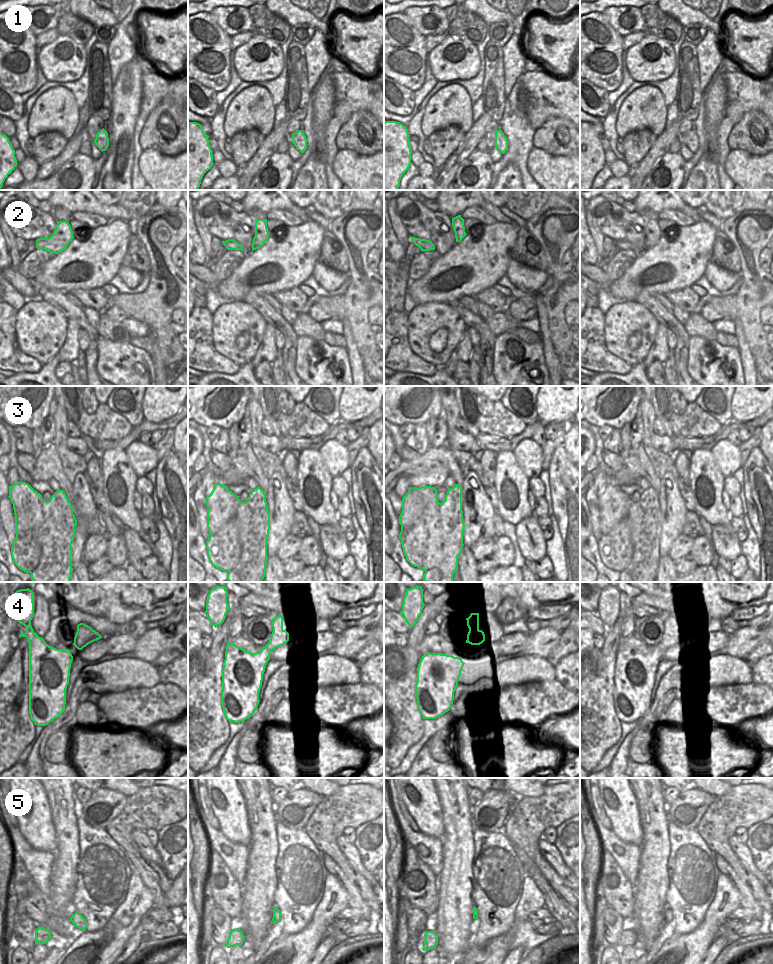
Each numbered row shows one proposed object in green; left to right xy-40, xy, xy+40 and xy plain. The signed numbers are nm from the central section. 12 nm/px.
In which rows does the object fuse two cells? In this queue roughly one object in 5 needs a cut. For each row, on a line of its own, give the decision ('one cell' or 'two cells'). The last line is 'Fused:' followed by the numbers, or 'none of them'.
1: one cell
2: one cell
3: two cells
4: one cell
5: one cell
Fused: 3

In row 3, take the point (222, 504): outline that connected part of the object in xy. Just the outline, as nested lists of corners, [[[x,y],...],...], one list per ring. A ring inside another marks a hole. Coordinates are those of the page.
[[[216,483],[210,495],[206,497],[207,506],[207,528],[210,534],[216,534],[227,522],[230,521],[235,515],[238,516],[241,524],[241,544],[242,544],[242,555],[238,564],[233,570],[227,574],[228,582],[263,582],[265,577],[265,570],[267,564],[267,538],[270,530],[270,514],[267,508],[266,494],[260,488],[252,490],[246,502],[241,502],[238,496],[229,490],[228,486],[221,483]]]

